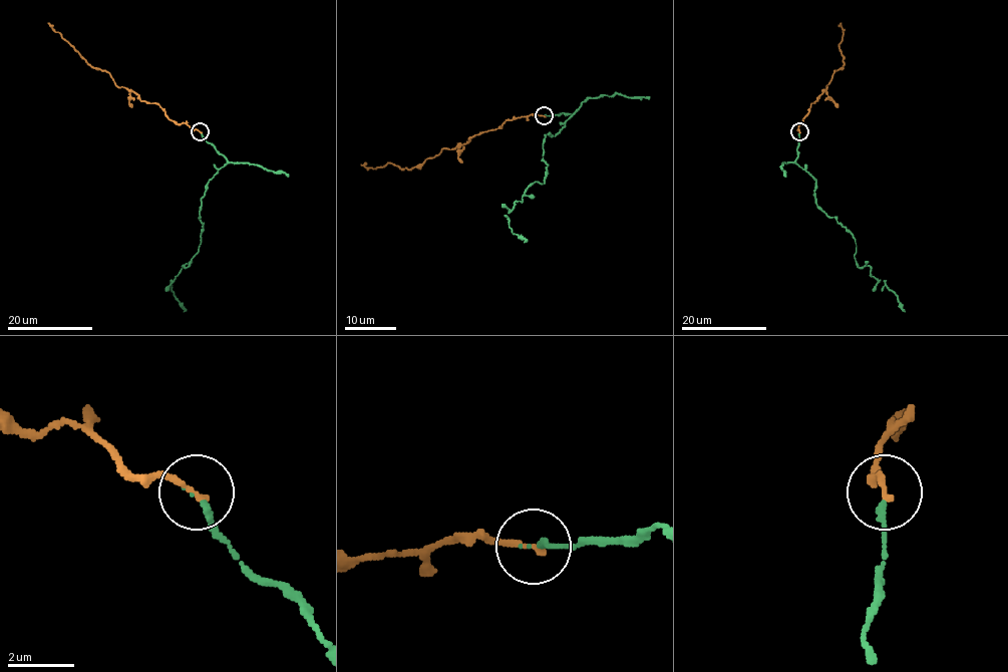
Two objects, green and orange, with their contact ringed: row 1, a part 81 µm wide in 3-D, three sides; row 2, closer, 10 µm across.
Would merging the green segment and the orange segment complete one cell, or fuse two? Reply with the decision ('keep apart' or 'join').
join

